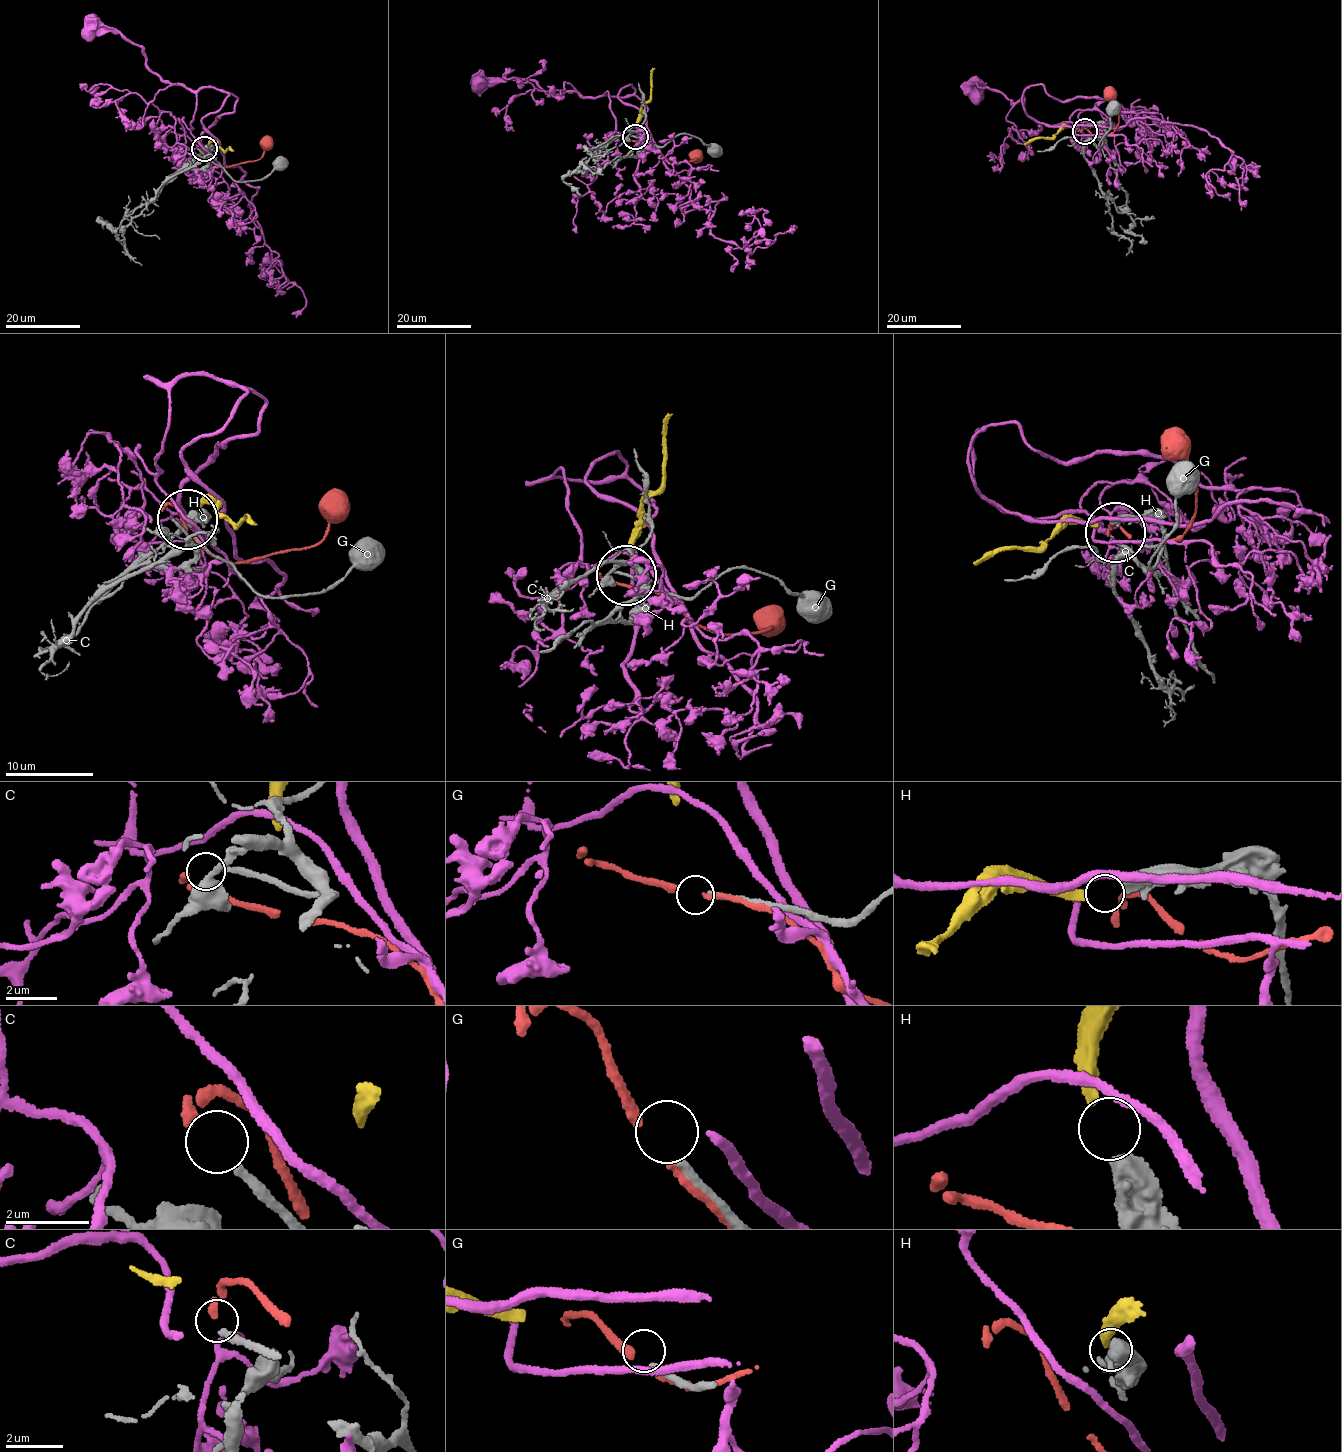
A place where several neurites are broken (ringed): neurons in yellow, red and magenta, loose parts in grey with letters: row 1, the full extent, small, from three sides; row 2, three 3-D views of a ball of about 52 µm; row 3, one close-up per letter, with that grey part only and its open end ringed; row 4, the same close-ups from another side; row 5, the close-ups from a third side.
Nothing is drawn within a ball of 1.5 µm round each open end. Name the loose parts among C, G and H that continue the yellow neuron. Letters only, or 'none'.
none

